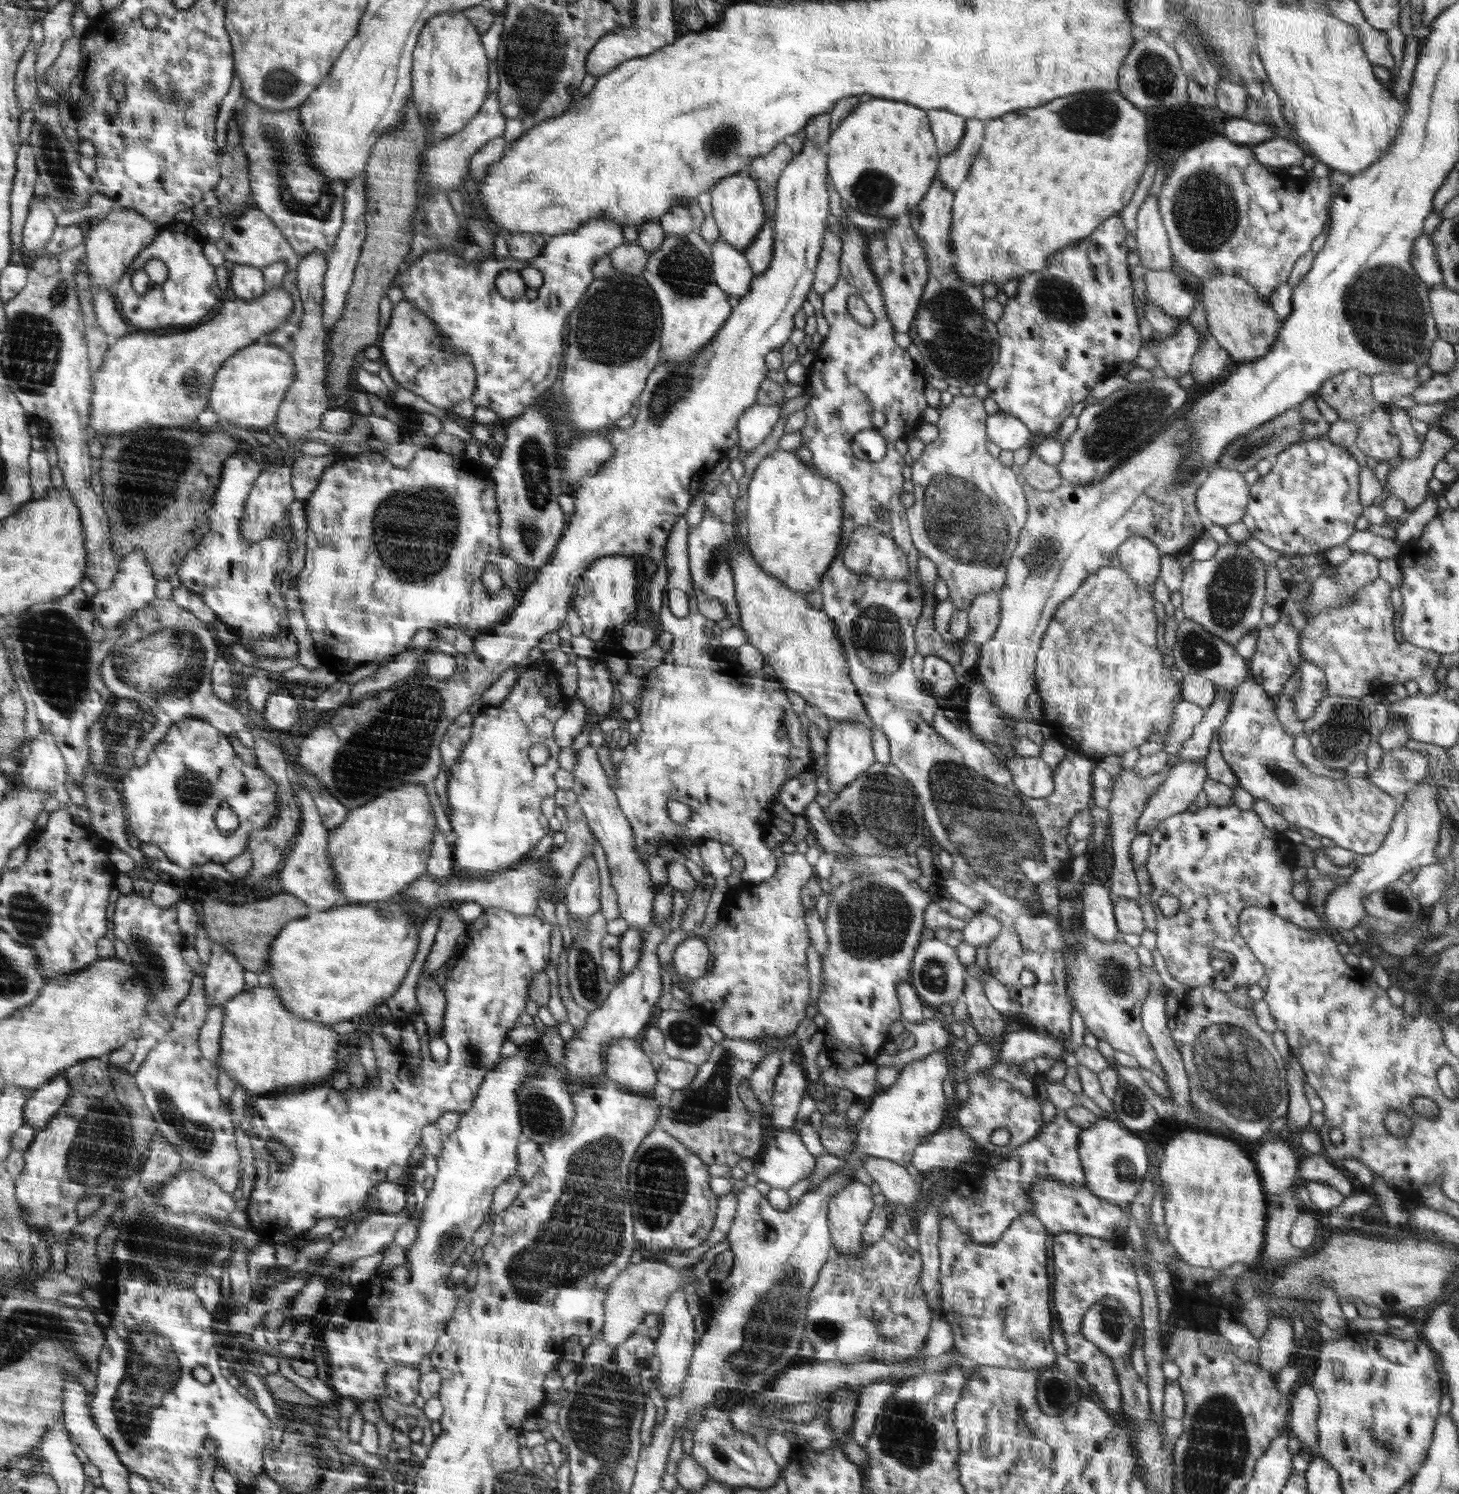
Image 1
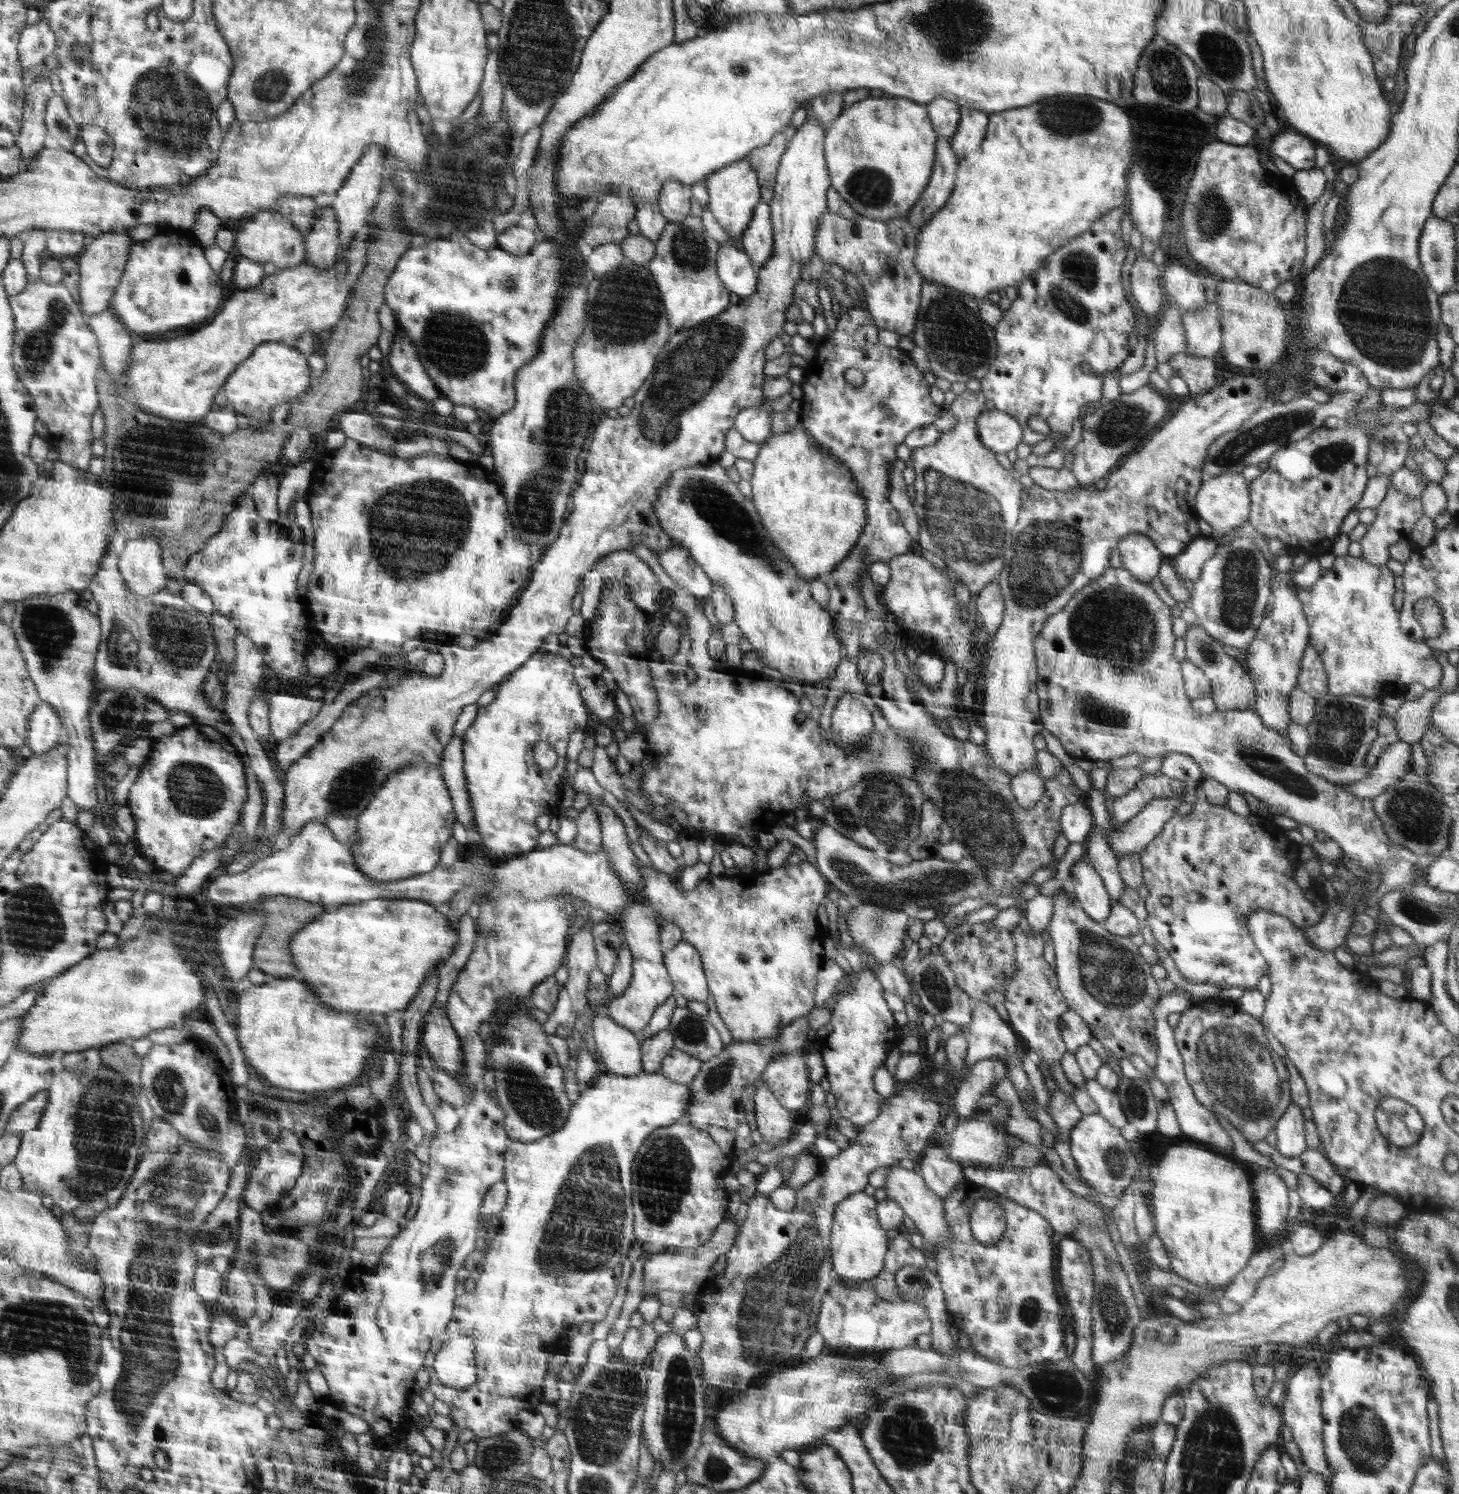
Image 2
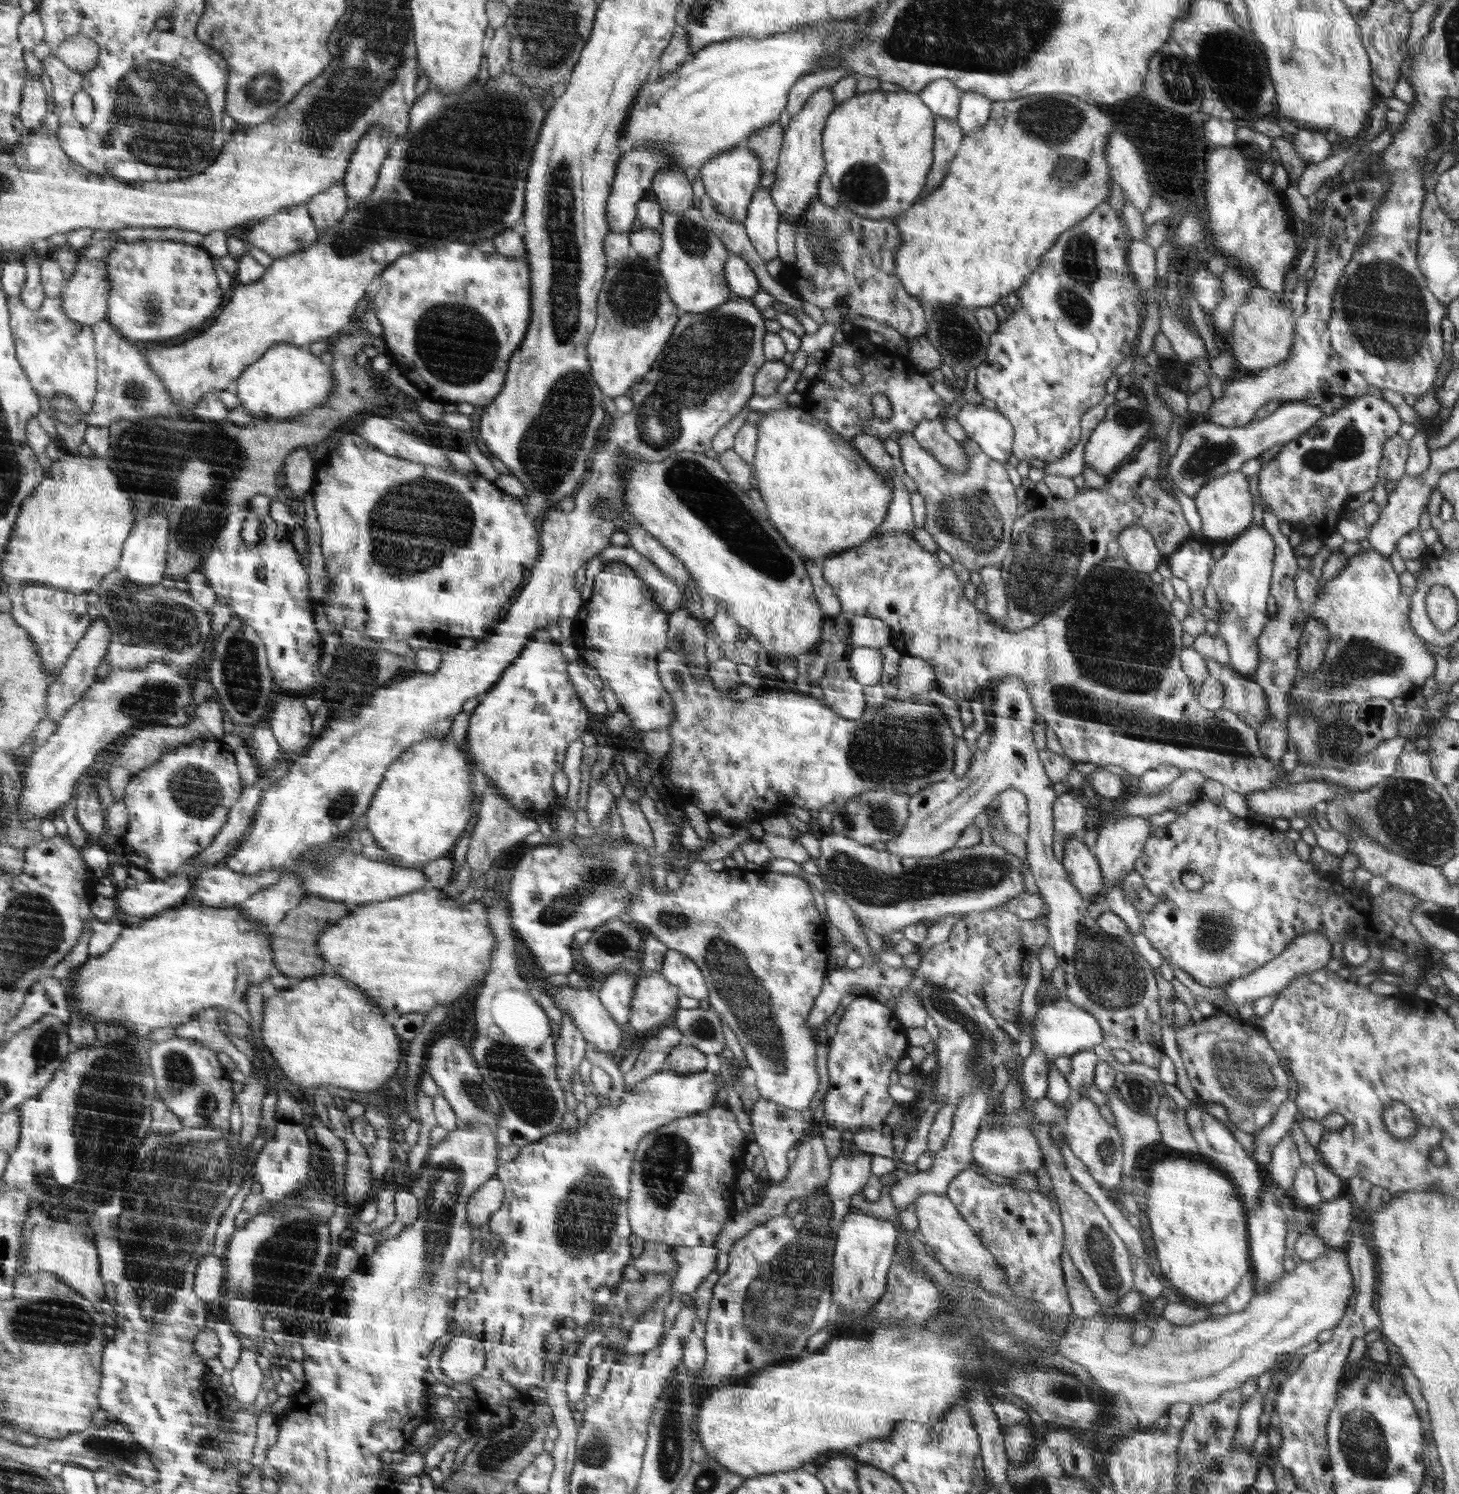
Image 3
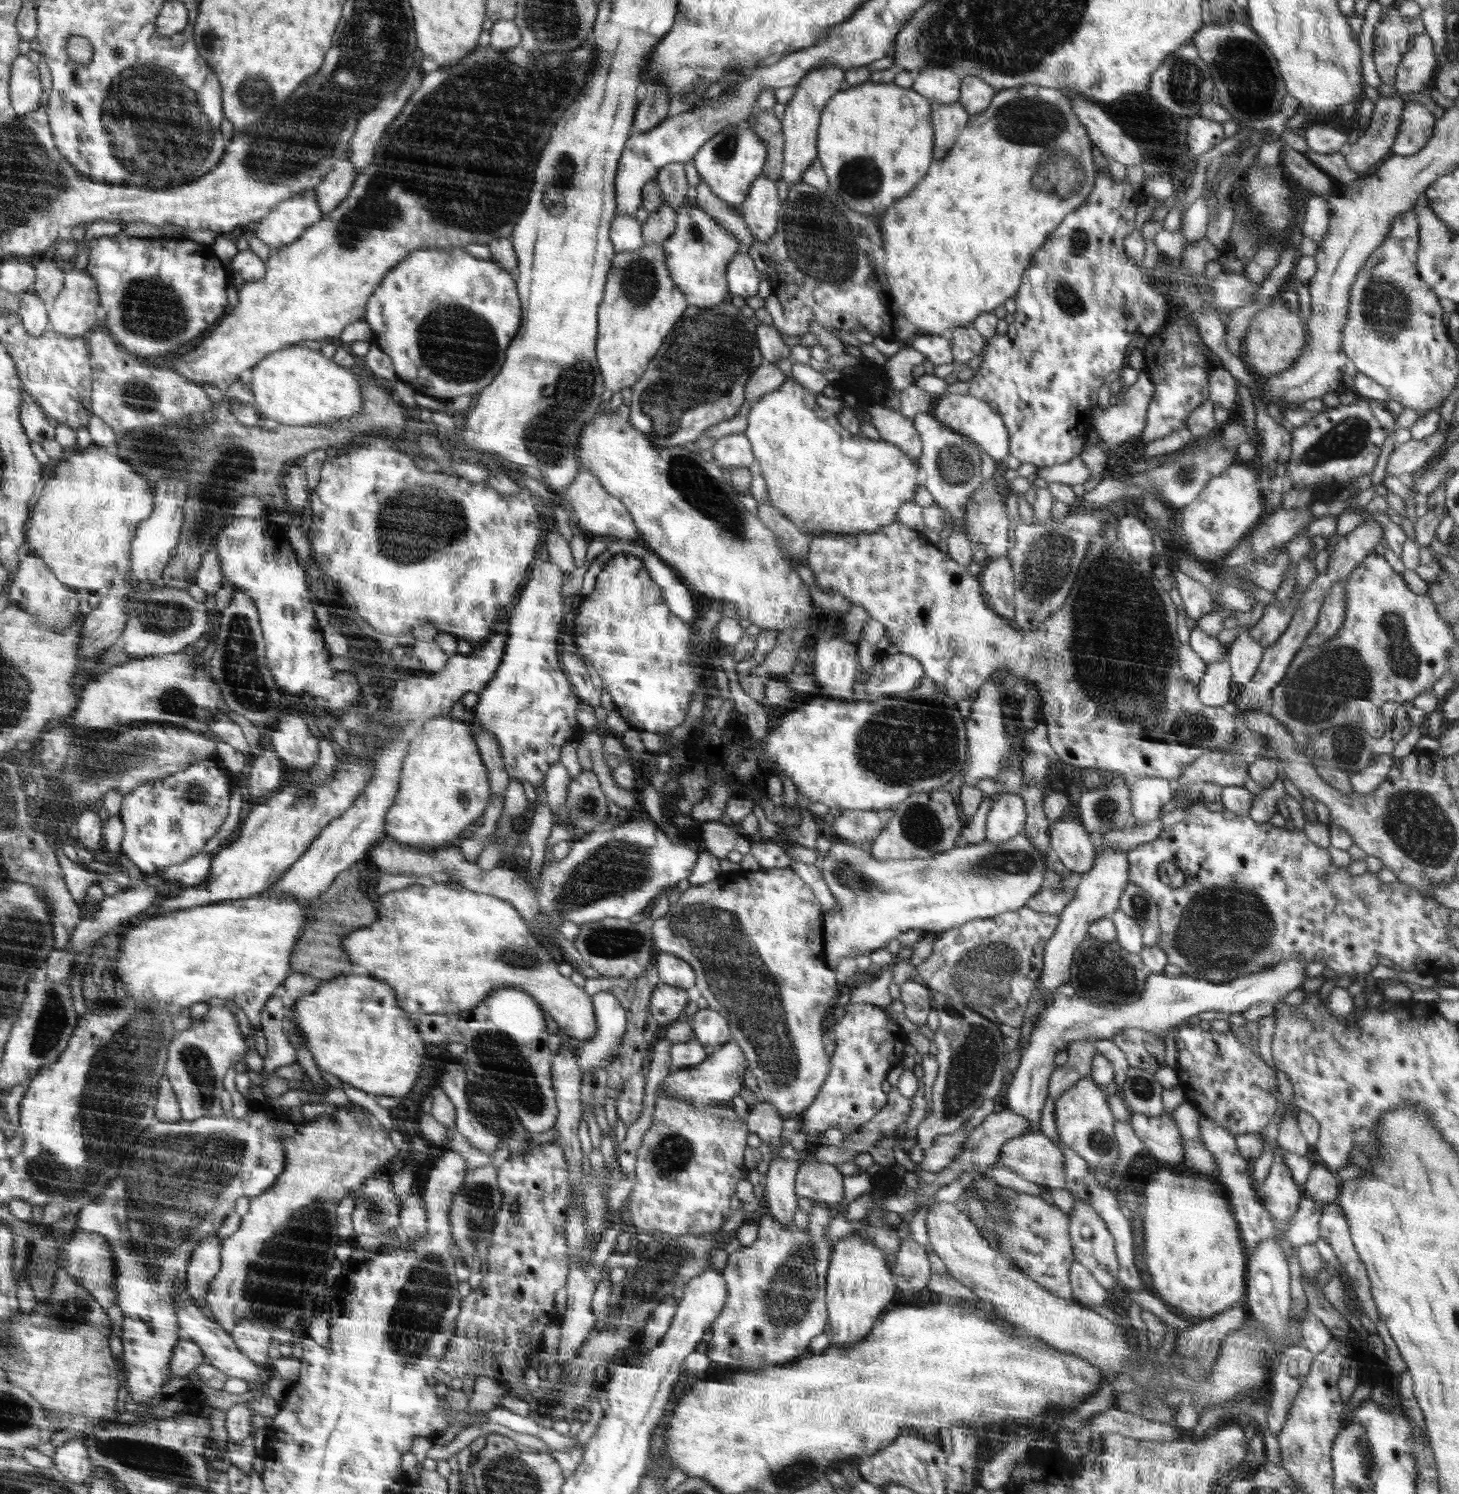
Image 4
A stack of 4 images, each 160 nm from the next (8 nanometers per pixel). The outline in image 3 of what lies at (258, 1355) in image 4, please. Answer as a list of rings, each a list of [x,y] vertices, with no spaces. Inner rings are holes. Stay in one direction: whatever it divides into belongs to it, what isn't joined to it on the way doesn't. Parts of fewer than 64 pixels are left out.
[[[236,1298],[226,1302],[226,1307],[228,1322],[233,1330],[256,1343],[258,1334],[262,1332],[262,1318],[254,1303],[247,1299]]]

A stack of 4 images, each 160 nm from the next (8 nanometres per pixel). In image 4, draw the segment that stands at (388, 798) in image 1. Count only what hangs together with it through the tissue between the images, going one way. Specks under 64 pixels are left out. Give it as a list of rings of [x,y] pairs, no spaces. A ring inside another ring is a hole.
[[[448,713],[424,720],[410,735],[398,793],[384,819],[387,837],[417,850],[440,850],[484,814],[490,800],[491,784],[477,744],[472,739],[471,728],[473,725]]]

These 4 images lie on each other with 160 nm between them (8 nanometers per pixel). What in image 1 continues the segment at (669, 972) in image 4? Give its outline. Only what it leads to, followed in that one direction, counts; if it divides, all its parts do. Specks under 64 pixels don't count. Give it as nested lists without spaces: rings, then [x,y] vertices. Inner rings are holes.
[[[691,937],[678,944],[673,953],[673,965],[681,982],[703,978],[710,956],[706,940]]]

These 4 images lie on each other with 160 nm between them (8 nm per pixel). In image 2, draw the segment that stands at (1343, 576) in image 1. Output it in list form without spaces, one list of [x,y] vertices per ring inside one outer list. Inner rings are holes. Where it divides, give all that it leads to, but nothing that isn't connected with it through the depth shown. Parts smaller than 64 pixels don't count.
[[[1389,483],[1384,500],[1375,509],[1377,510],[1375,520],[1367,526],[1367,532],[1359,540],[1362,546],[1360,560],[1366,560],[1368,564],[1374,564],[1374,566],[1382,566],[1390,560],[1389,548],[1399,540],[1407,538],[1414,524],[1423,516],[1423,506],[1421,499],[1409,499],[1403,492],[1395,489],[1392,483]]]

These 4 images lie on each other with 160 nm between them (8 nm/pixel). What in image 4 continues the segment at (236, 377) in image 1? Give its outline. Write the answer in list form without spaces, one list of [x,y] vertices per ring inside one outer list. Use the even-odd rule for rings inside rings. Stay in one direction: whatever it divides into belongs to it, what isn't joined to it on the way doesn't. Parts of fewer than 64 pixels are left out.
[[[292,345],[267,355],[247,375],[250,376],[257,413],[276,421],[281,427],[318,427],[362,414],[364,396],[360,394],[354,374],[325,358],[319,350]]]

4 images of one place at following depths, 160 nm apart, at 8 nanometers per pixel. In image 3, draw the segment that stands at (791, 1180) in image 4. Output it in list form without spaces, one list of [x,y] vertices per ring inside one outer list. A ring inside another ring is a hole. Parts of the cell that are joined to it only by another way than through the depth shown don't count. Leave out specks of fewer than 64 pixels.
[[[762,1097],[754,1103],[749,1114],[751,1128],[756,1137],[756,1142],[761,1148],[760,1162],[768,1171],[768,1178],[773,1184],[786,1178],[789,1169],[786,1154],[788,1154],[790,1148],[796,1147],[804,1139],[804,1130],[813,1123],[812,1113],[810,1109],[801,1110],[800,1112],[788,1110],[787,1107]]]

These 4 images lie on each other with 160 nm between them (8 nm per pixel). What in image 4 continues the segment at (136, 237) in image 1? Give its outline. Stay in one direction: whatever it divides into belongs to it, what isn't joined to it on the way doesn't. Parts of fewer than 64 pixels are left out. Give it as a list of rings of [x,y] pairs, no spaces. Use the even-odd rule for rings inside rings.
[[[87,269],[65,272],[64,288],[50,314],[50,328],[66,337],[88,334],[96,322],[99,286]]]

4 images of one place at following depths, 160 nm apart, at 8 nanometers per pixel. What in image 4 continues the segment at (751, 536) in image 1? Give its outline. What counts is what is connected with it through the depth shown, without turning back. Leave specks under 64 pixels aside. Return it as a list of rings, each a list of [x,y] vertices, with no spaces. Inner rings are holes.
[[[786,379],[776,390],[764,393],[758,402],[753,403],[752,409],[748,416],[748,429],[743,432],[747,439],[751,442],[751,447],[755,456],[755,460],[759,462],[761,473],[768,487],[768,496],[770,504],[780,509],[787,517],[790,517],[792,522],[799,524],[802,532],[808,534],[809,538],[812,535],[821,535],[822,533],[869,533],[878,531],[880,527],[887,527],[896,521],[897,512],[900,506],[905,502],[914,500],[914,492],[921,483],[921,466],[915,463],[898,445],[889,443],[888,441],[879,439],[873,440],[866,436],[856,435],[856,440],[862,446],[862,454],[860,458],[854,456],[846,456],[842,452],[842,436],[828,424],[828,416],[826,412],[816,404],[814,393],[807,390],[800,383],[795,382],[793,379]]]

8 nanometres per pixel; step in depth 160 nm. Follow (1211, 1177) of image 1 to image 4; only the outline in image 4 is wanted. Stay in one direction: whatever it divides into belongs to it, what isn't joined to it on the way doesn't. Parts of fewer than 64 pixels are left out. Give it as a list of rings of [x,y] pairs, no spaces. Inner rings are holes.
[[[1161,1166],[1145,1188],[1146,1203],[1142,1209],[1140,1226],[1144,1233],[1144,1262],[1154,1284],[1154,1294],[1168,1306],[1194,1322],[1222,1313],[1245,1298],[1247,1254],[1231,1204],[1224,1195],[1224,1187],[1217,1180],[1198,1173],[1173,1170]]]

